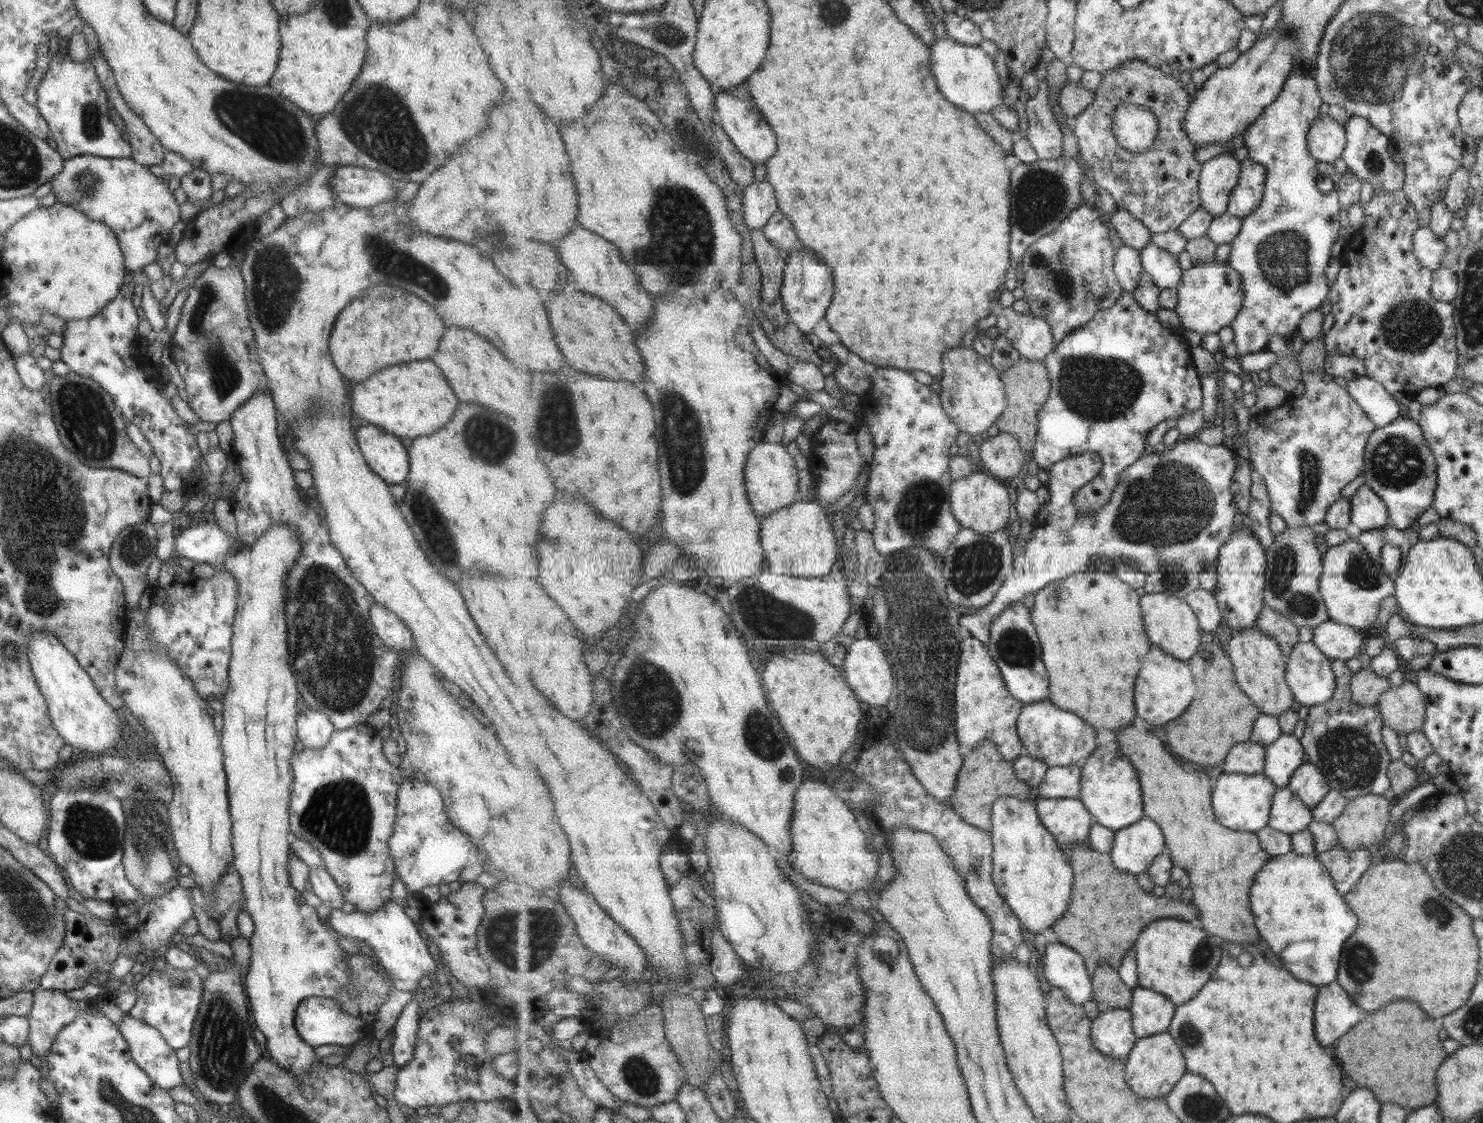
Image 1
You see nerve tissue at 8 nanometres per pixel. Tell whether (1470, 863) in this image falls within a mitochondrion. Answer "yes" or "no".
yes

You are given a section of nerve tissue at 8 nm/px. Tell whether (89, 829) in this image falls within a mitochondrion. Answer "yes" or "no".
yes

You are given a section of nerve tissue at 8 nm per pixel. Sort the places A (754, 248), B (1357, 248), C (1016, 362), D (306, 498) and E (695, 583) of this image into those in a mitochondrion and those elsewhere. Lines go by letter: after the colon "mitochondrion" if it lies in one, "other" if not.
A: other
B: other
C: other
D: other
E: other

